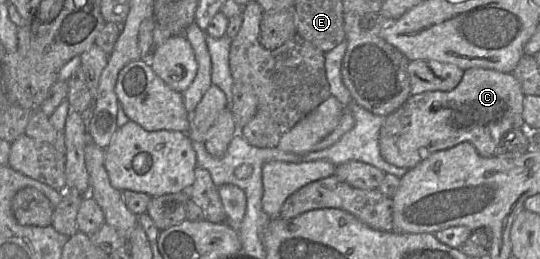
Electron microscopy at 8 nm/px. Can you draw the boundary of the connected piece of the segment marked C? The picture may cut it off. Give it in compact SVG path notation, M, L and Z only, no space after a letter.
M479 67L466 69L454 89L410 95L400 108L386 116L379 133L381 156L389 164L409 170L437 151L469 142L480 156L492 157L504 133L523 127L524 96L512 73Z

